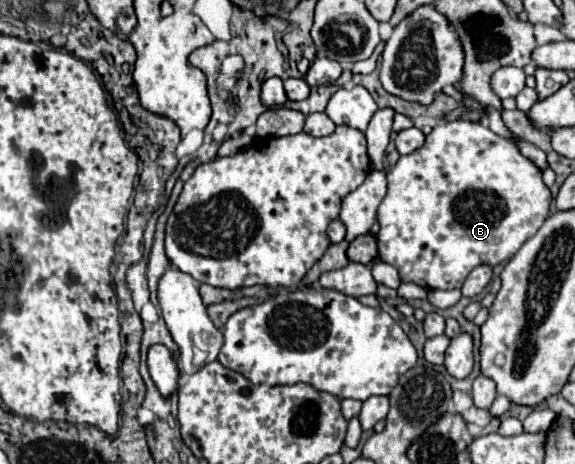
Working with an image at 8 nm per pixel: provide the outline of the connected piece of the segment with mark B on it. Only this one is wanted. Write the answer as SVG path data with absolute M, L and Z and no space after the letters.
M444 121L426 135L420 149L400 157L388 171L388 193L378 207L378 255L398 269L402 281L428 289L456 289L474 267L508 261L542 227L550 201L552 193L542 181L542 171L520 153L518 145L480 123Z

